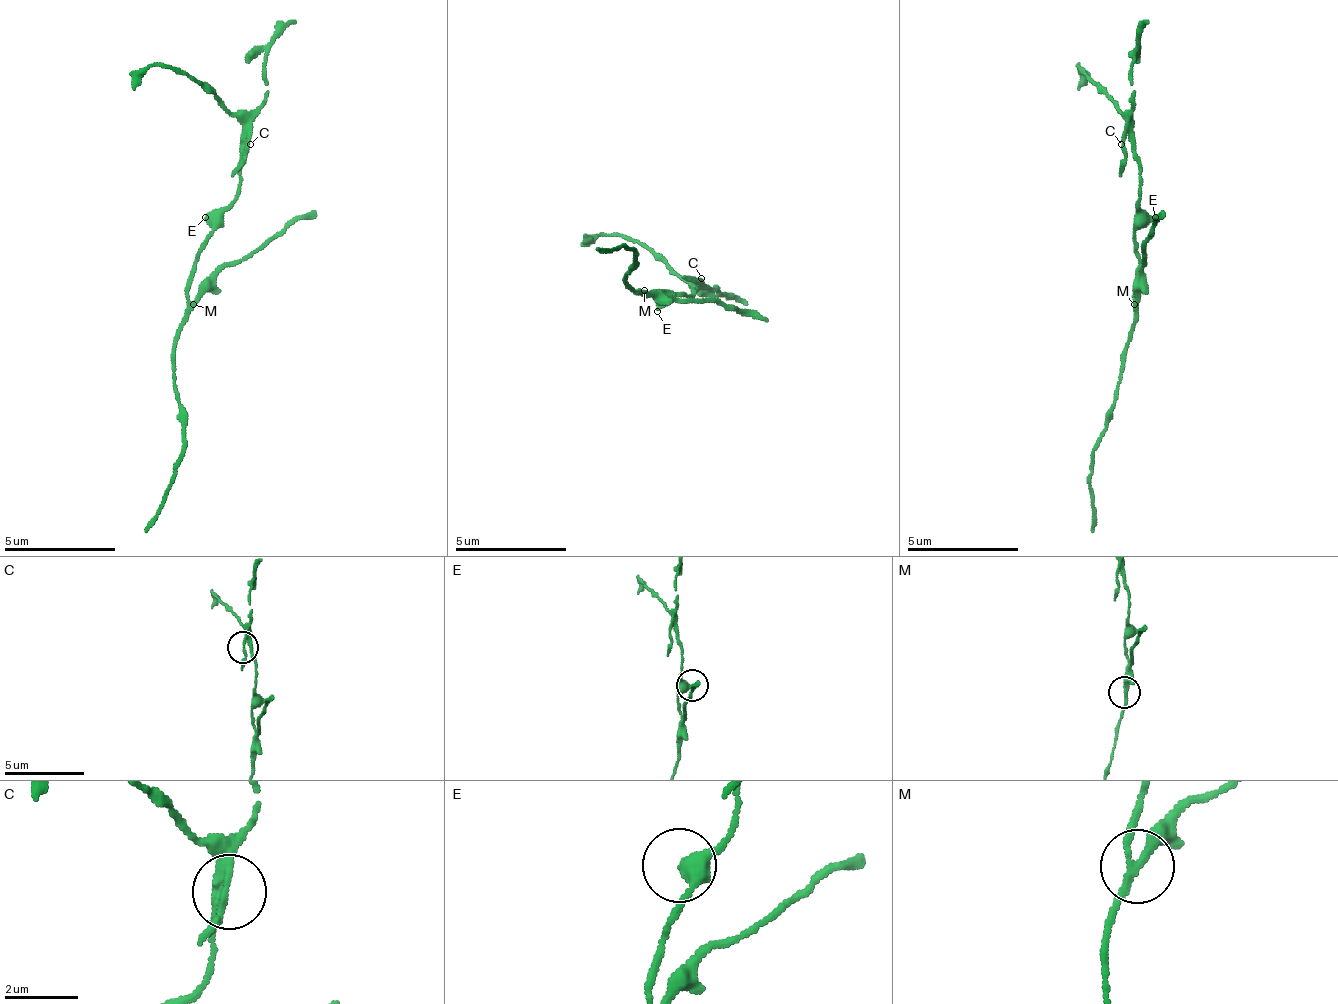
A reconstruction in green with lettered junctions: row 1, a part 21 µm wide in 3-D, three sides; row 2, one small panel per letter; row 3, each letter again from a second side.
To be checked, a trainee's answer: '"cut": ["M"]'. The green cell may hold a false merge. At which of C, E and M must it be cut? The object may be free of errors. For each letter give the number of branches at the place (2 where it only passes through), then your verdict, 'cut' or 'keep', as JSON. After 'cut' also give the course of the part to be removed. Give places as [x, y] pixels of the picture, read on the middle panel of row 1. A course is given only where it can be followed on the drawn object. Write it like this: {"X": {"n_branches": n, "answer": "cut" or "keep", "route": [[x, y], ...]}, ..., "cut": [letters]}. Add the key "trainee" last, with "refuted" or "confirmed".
{"C": {"n_branches": 3, "answer": "keep"}, "E": {"n_branches": 2, "answer": "keep"}, "M": {"n_branches": 3, "answer": "cut", "route": [[646, 289], [679, 300], [718, 300], [768, 322]]}, "cut": ["M"], "trainee": "confirmed"}

